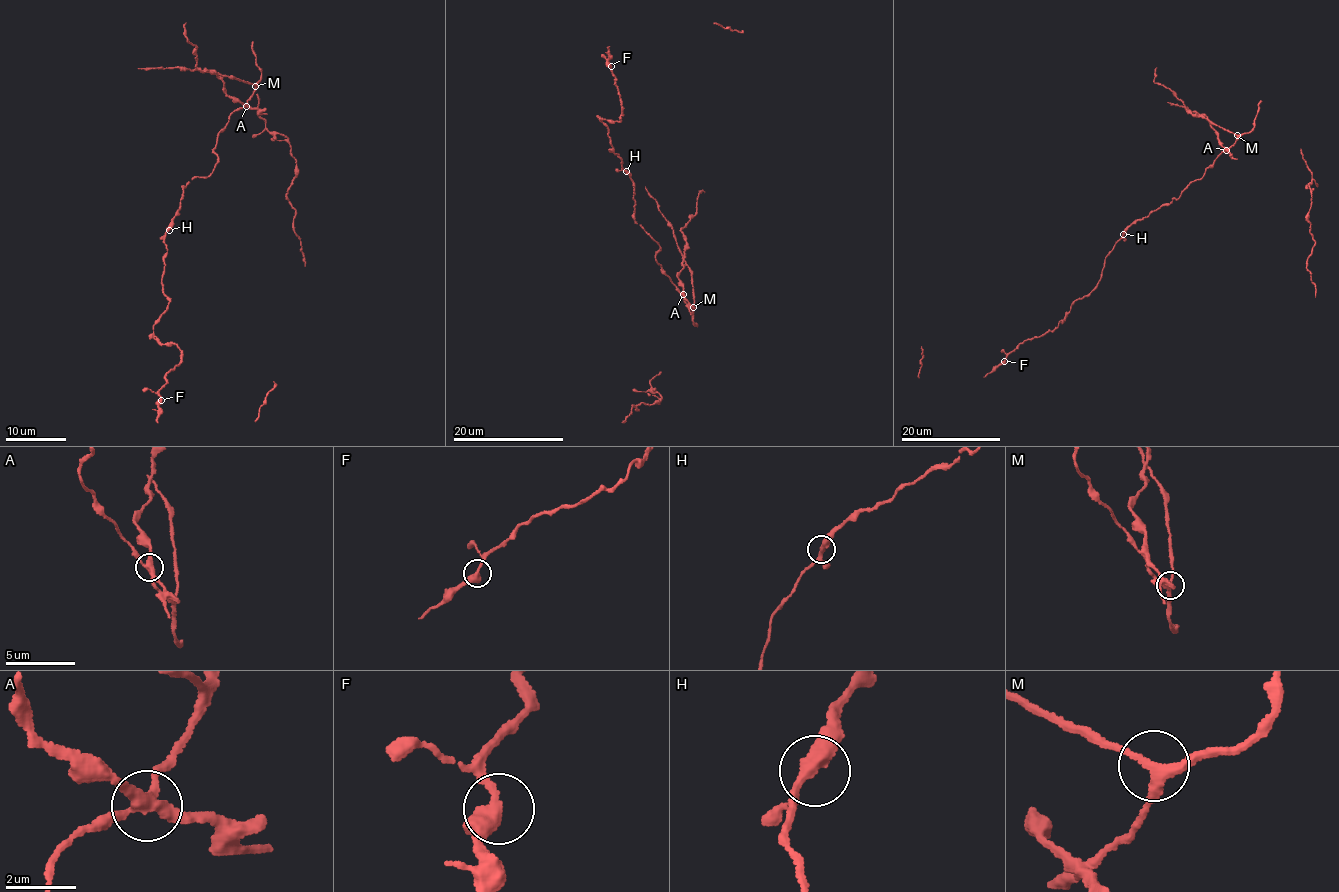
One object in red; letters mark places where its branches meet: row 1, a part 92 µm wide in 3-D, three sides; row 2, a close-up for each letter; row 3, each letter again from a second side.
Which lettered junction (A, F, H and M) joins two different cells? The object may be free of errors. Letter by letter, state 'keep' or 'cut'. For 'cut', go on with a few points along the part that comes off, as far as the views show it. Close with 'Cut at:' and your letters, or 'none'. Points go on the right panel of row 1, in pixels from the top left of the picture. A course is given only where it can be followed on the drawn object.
A: cut; course (1227, 150), (1206, 119), (1191, 115), (1169, 88), (1154, 82), (1156, 68)
F: keep
H: keep
M: keep
Cut at: A

